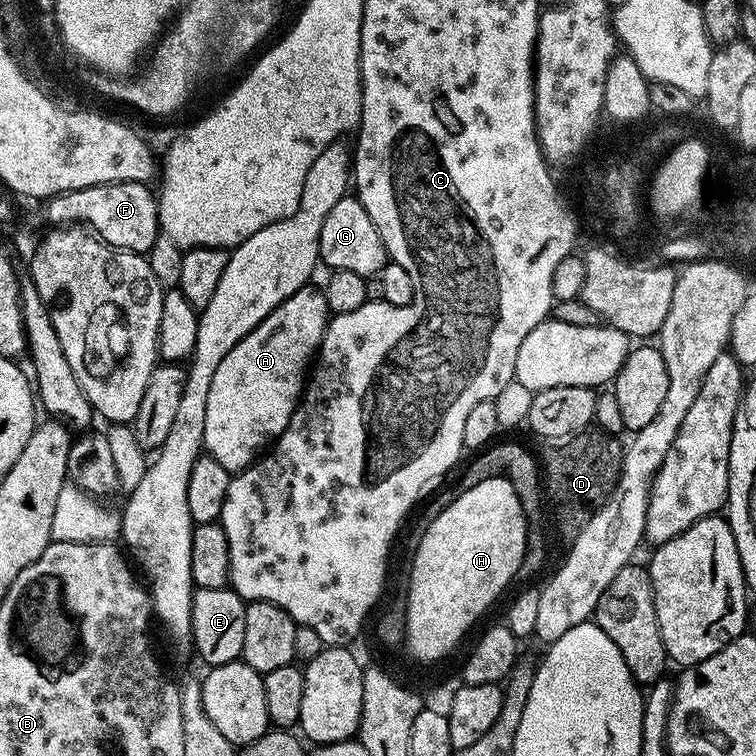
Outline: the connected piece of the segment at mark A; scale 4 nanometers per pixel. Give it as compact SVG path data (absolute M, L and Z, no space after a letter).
M305 286L286 298L246 338L218 362L214 382L210 382L210 398L206 398L206 434L203 451L233 474L247 468L261 455L260 447L271 445L286 430L300 397L304 394L310 365L320 351L324 331L328 329L330 313L323 291Z

